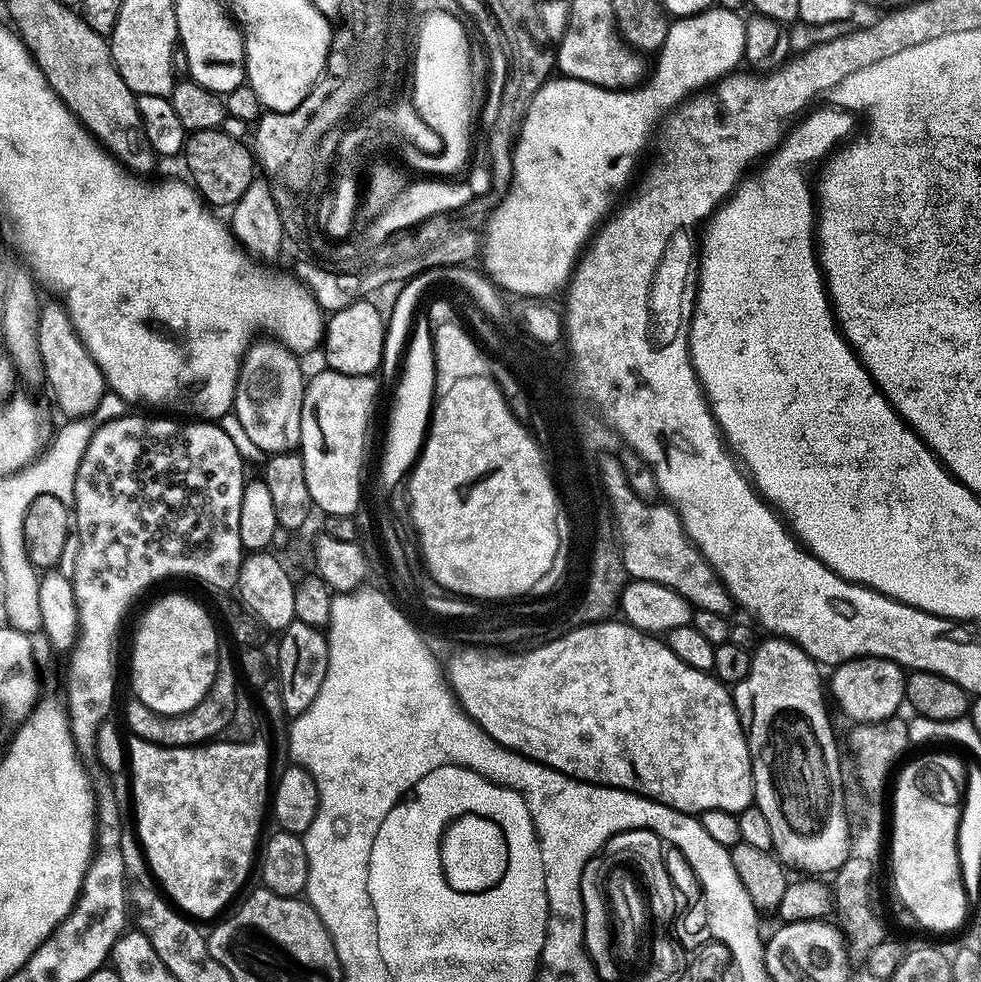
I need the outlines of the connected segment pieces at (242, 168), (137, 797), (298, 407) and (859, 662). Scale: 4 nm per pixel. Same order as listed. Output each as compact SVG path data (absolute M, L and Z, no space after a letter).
M223 127L214 128L210 132L193 132L185 139L182 160L188 163L191 183L209 205L236 204L246 194L258 176L258 165L253 157L253 149L238 138L230 138Z
M135 738L129 739L126 744L130 770L132 766L136 832L140 835L144 856L157 882L164 887L163 895L181 913L197 921L216 915L219 917L225 911L223 908L232 899L237 899L236 891L247 882L248 875L251 872L253 875L258 845L262 840L260 827L264 824L264 812L266 816L266 805L270 800L269 742L233 746L219 741L208 742L205 748L202 747L187 746L181 751L163 751L151 748L148 740Z
M276 338L249 343L240 362L236 383L234 418L242 422L242 430L266 454L291 452L302 434L302 398L306 375L300 369L301 357Z
M856 656L852 660L847 660L845 664L837 664L831 669L832 672L832 692L830 694L836 698L841 710L849 716L849 721L865 724L866 722L878 722L891 716L897 715L905 703L904 698L904 678L905 669L893 660L878 658L877 656Z

